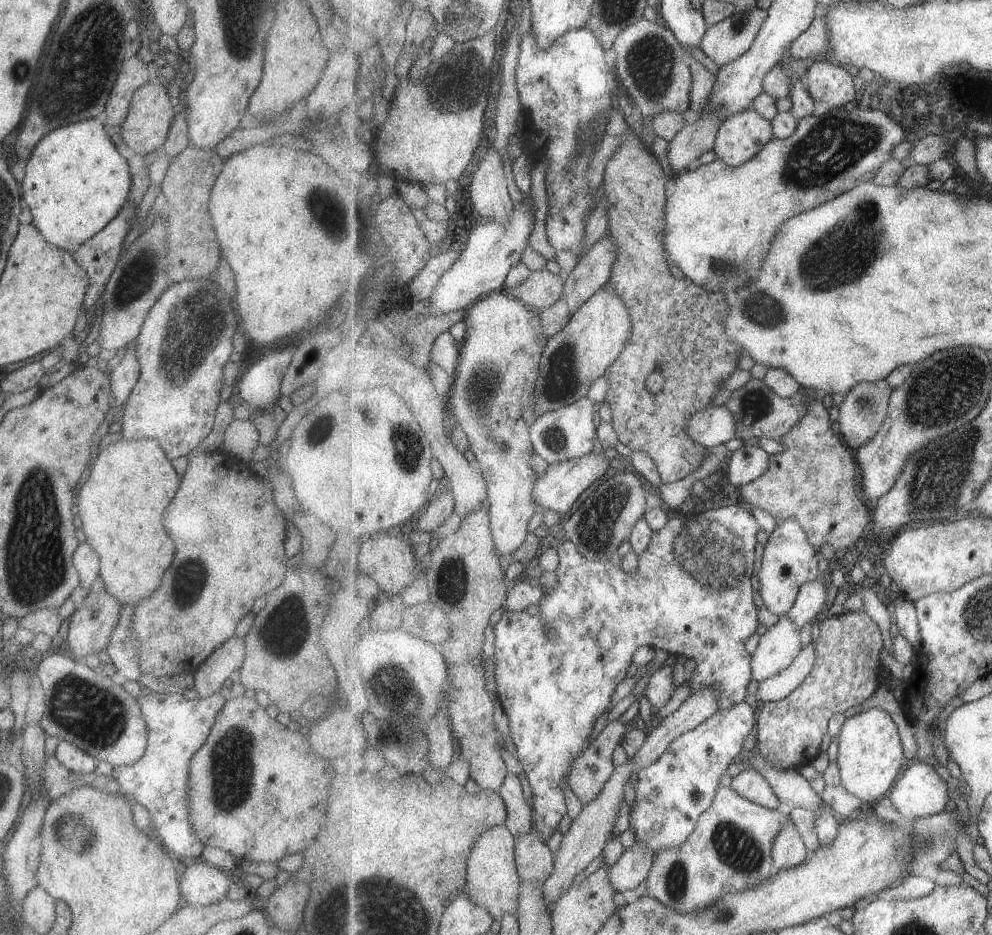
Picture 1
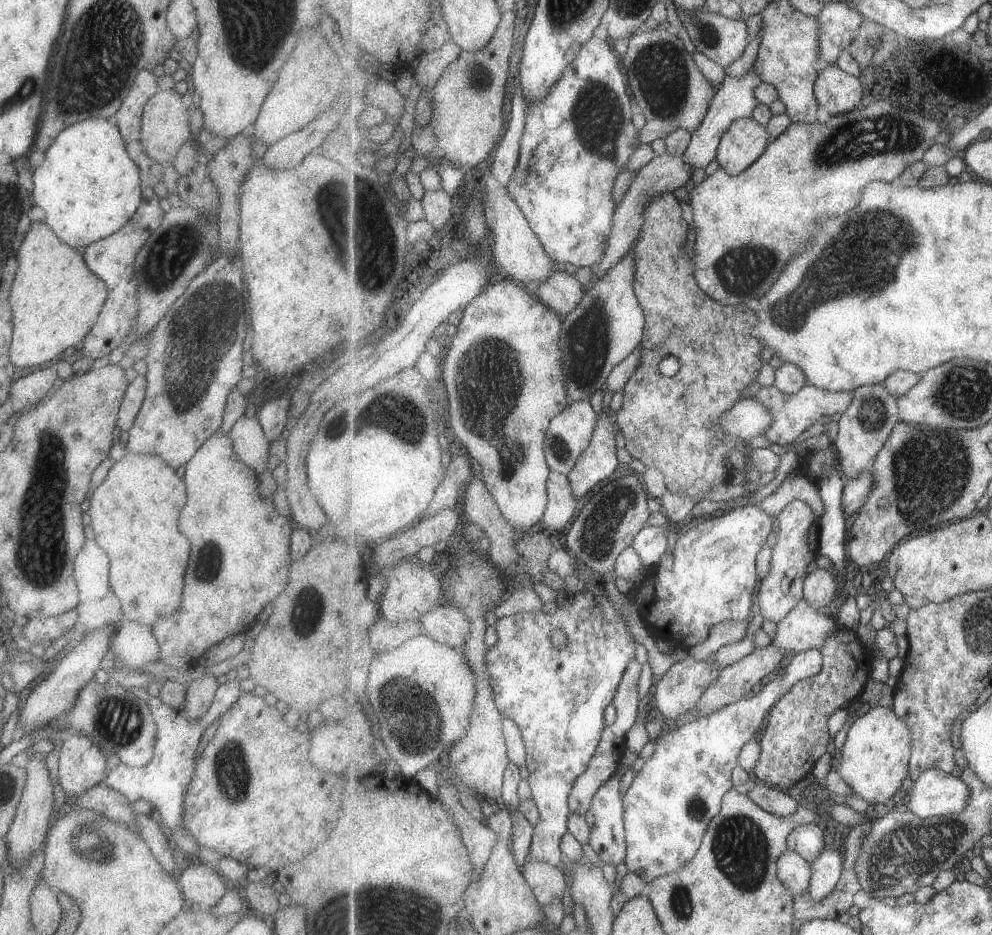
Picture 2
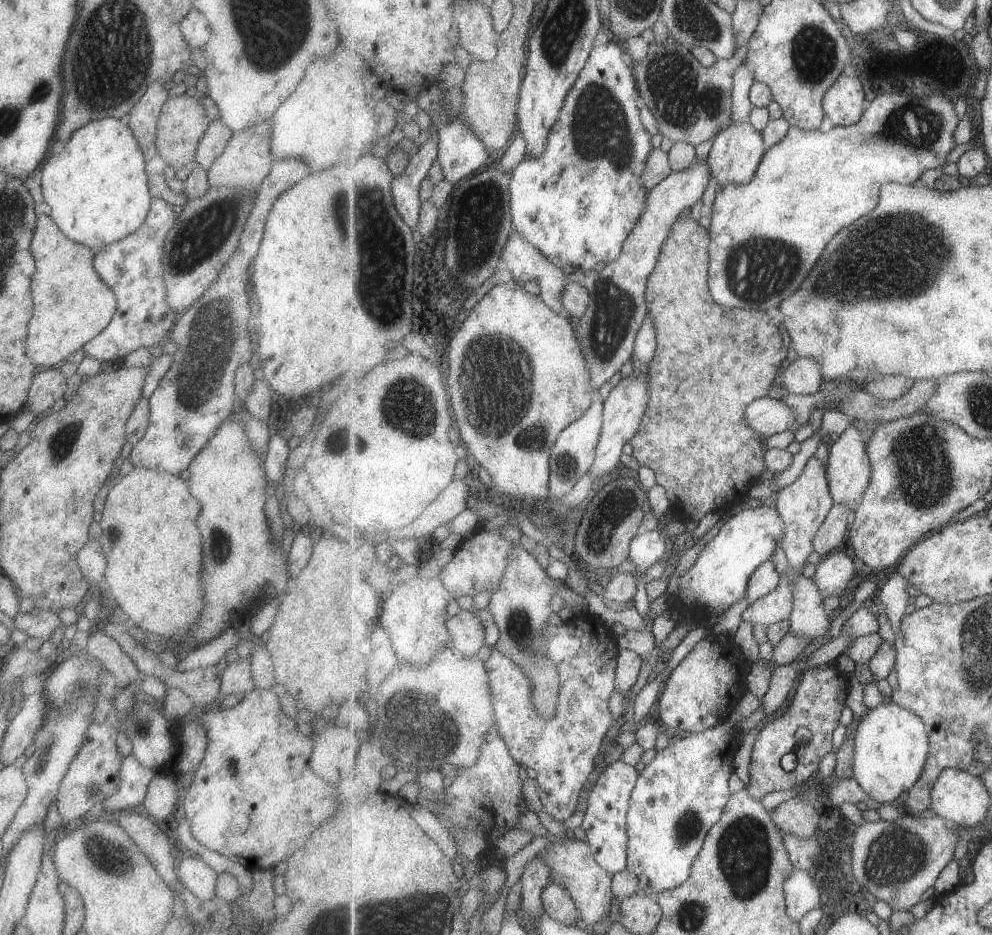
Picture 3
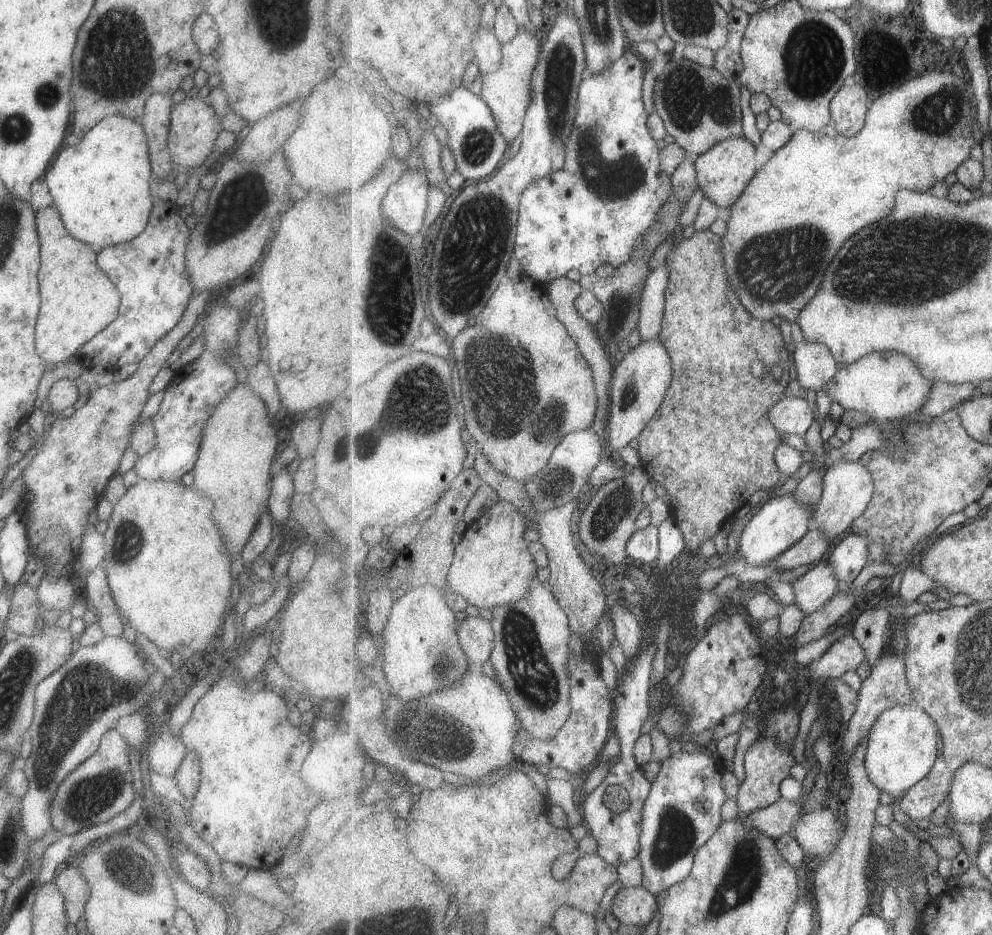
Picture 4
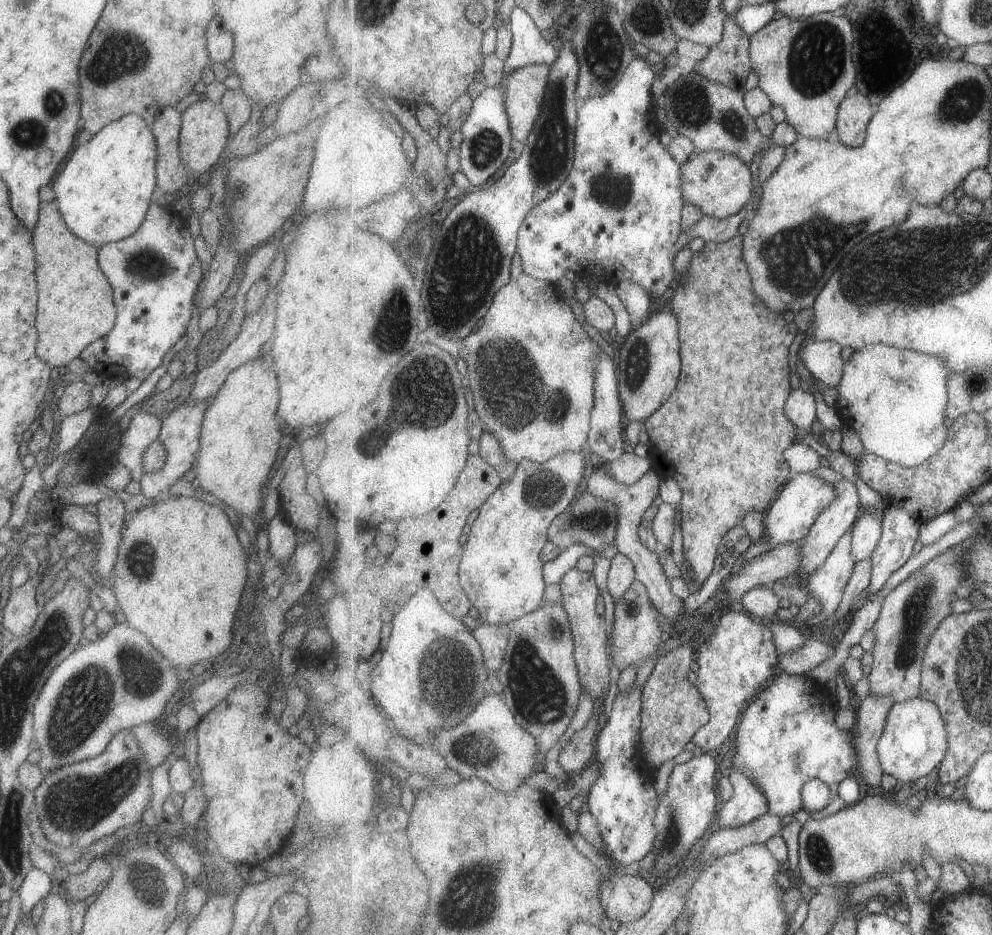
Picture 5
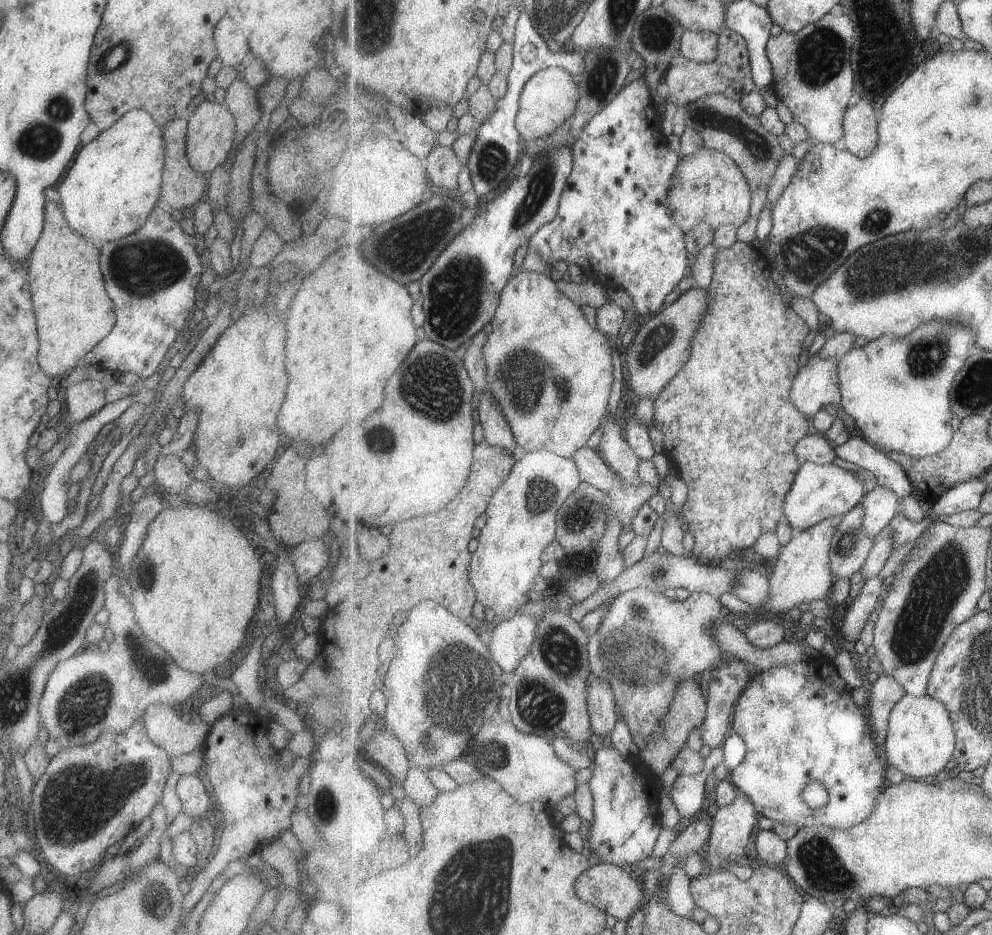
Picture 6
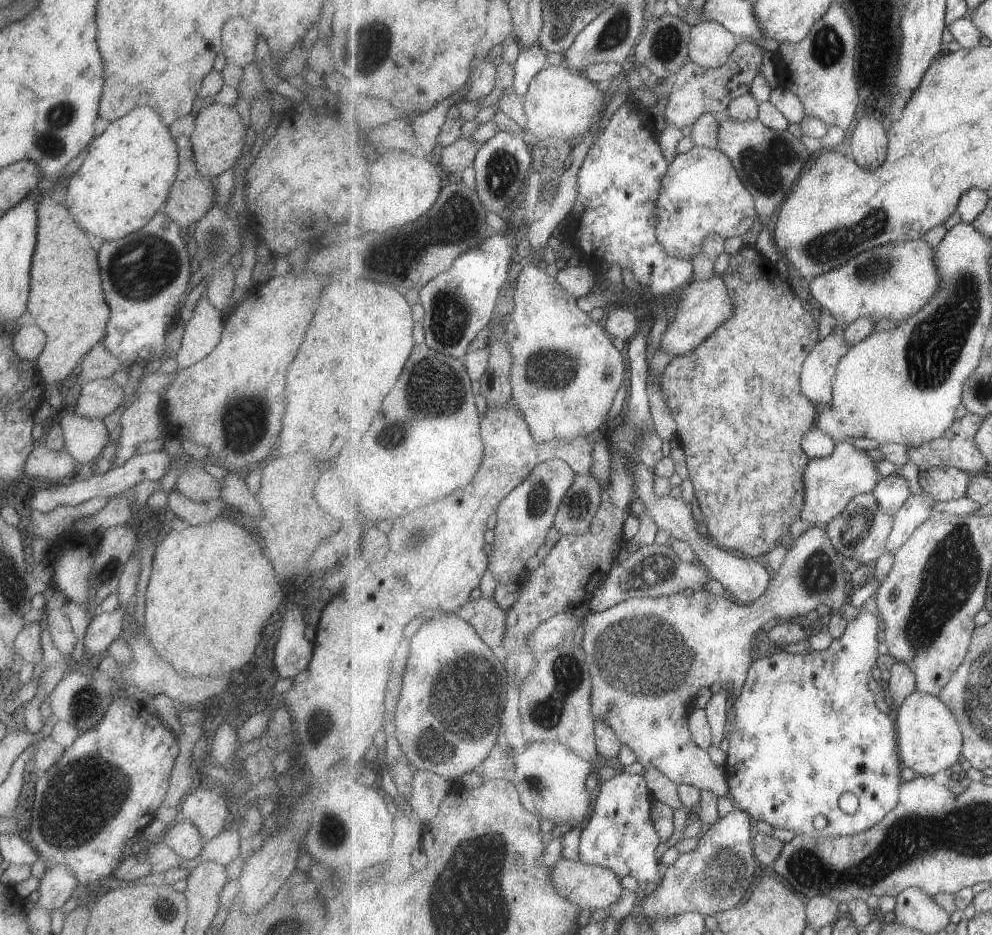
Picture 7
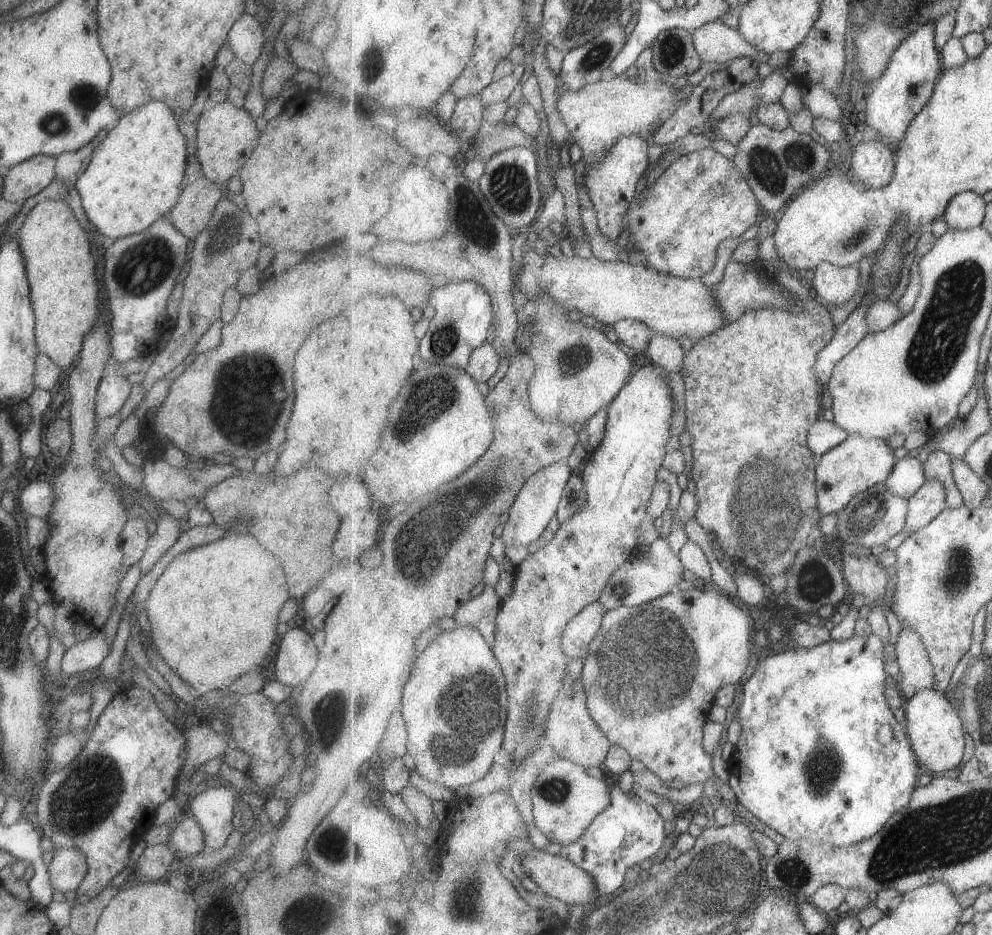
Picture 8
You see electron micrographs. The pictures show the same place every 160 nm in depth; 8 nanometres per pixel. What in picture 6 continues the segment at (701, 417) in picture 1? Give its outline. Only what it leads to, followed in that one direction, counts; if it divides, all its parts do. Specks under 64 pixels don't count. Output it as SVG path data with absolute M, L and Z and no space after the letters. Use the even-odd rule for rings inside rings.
M819 352L815 353L808 361L807 364L800 369L797 378L795 379L795 386L791 390L791 396L794 405L803 413L807 418L812 418L821 409L830 410L835 417L841 420L844 428L846 429L850 438L861 438L863 432L856 426L854 420L845 414L841 407L841 390L839 390L839 376L837 376L837 362L836 358L820 357Z

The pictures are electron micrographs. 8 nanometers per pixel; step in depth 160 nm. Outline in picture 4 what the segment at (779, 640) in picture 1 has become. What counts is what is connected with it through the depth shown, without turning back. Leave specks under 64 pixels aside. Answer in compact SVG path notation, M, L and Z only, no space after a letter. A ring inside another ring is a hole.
M828 557L808 569L808 571L793 584L795 604L806 615L819 610L827 604L841 588L841 582L836 575L834 566Z

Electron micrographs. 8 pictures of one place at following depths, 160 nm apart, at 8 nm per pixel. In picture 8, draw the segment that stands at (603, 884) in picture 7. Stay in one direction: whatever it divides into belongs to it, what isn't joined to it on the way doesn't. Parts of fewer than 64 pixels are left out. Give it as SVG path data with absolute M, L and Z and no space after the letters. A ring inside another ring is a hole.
M533 849L522 858L523 871L529 875L550 897L555 897L567 905L580 904L586 909L587 904L593 902L598 896L598 885L594 877L586 870L579 868L579 865L559 854L552 855L541 849Z

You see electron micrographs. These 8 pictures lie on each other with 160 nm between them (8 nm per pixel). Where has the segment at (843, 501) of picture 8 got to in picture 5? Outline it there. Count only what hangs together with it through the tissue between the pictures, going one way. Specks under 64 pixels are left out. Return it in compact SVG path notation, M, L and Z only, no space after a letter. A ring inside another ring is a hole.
M797 473L791 476L791 479L779 492L777 500L764 514L764 540L776 546L787 543L797 544L810 533L811 527L817 522L819 516L838 497L837 492L835 484L827 482L821 476L815 476L813 473Z

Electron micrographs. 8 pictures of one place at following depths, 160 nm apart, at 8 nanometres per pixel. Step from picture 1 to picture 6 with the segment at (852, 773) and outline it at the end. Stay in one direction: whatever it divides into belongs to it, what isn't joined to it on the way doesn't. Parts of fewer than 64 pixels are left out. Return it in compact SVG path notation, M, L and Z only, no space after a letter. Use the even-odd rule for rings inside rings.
M907 693L890 716L887 740L883 744L884 759L905 777L923 780L935 776L953 763L958 735L954 720L943 701L927 694L922 697Z

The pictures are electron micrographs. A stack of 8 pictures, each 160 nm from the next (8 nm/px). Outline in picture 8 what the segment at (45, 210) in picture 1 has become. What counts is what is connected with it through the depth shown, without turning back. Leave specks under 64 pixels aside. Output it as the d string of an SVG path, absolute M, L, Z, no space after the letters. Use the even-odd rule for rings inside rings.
M149 101L147 104L138 106L137 108L133 107L131 112L121 115L117 119L117 122L107 130L102 141L93 149L87 168L75 179L74 188L80 196L82 208L87 217L86 221L106 238L106 242L111 242L115 239L120 239L145 230L153 221L166 216L170 208L175 206L182 189L182 178L186 160L186 138L178 129L174 112L161 101Z

